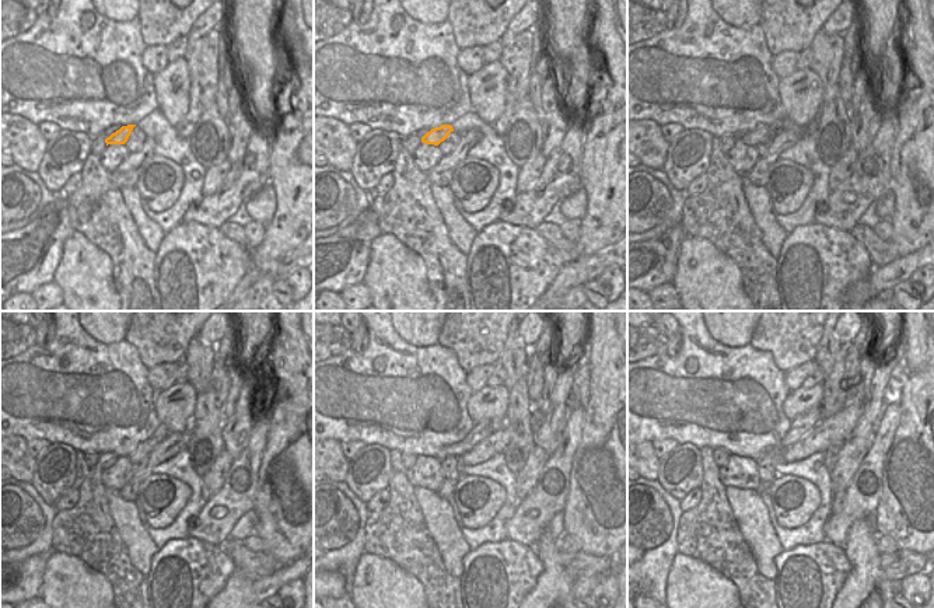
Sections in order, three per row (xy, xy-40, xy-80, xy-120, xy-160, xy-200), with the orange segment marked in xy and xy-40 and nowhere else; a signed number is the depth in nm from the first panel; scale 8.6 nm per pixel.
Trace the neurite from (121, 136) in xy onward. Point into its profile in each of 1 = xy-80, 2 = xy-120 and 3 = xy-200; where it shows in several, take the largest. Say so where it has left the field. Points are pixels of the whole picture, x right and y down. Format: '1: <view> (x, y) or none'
1: xy-80 (761, 133)
2: xy-120 (161, 433)
3: xy-200 (801, 425)

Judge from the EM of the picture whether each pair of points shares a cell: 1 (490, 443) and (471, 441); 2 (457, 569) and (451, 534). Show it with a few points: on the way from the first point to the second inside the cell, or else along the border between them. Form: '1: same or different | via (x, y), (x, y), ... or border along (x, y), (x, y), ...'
1: different | border along (504, 423), (461, 457)
2: same | via (452, 561), (451, 542)

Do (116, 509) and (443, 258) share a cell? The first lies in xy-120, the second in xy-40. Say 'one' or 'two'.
two

